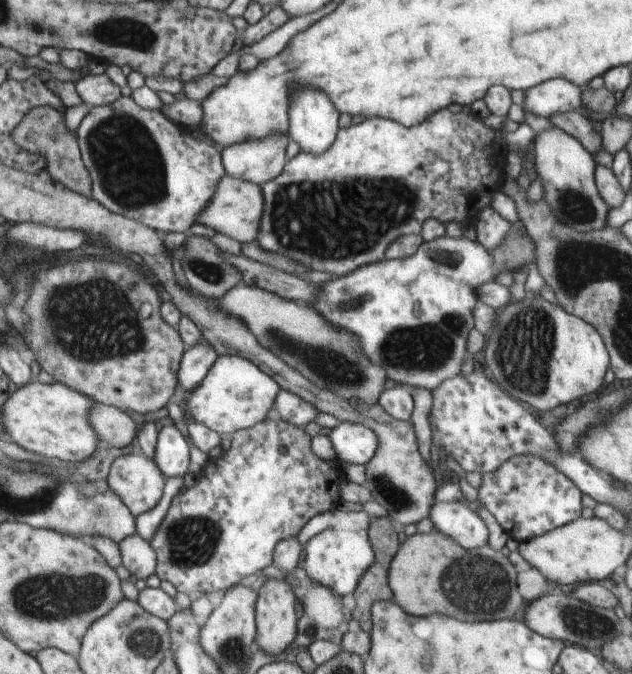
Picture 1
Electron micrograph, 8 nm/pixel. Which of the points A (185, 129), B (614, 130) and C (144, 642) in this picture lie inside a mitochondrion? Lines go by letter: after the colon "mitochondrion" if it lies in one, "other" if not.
A: other
B: other
C: mitochondrion

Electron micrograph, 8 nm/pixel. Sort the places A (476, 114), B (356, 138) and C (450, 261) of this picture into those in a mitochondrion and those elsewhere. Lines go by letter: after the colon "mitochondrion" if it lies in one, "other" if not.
A: other
B: other
C: other

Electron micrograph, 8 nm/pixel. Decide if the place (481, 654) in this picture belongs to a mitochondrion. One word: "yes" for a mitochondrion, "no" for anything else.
no

